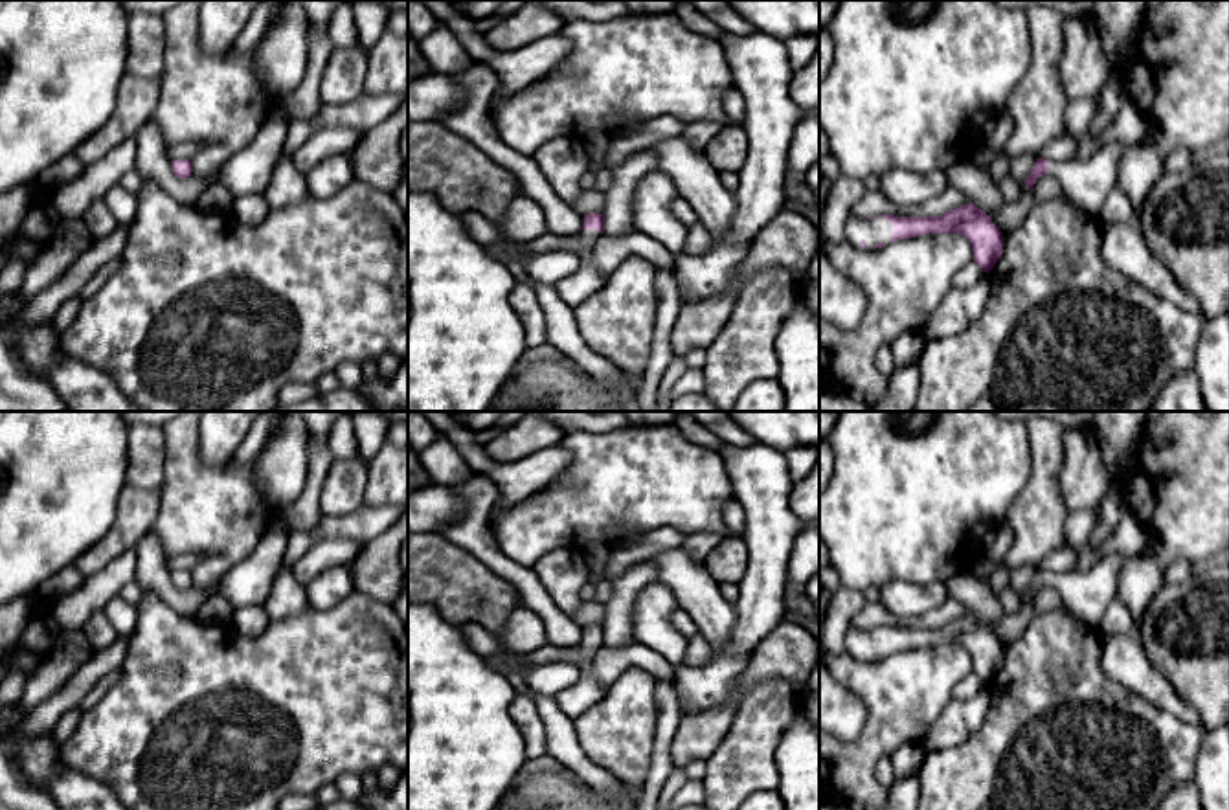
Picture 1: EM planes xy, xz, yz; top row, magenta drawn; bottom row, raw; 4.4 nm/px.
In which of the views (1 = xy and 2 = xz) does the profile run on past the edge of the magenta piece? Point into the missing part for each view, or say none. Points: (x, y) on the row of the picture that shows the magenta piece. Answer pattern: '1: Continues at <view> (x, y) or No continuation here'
1: No continuation here
2: Continues at xz (585, 281)

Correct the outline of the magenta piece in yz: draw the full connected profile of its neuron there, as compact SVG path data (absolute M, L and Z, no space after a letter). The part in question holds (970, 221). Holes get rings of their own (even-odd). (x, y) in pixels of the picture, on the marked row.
M964 204L939 217L876 215L869 220L849 219L847 241L862 250L882 248L926 233L961 233L974 250L974 261L988 274L1003 253L1003 235L975 204Z

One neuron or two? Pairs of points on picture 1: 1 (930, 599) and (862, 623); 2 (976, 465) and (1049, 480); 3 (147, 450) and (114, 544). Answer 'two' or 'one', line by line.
1: two
2: two
3: one

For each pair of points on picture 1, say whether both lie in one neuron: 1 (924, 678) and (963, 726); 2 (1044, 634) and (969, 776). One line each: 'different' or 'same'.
1: different
2: same

